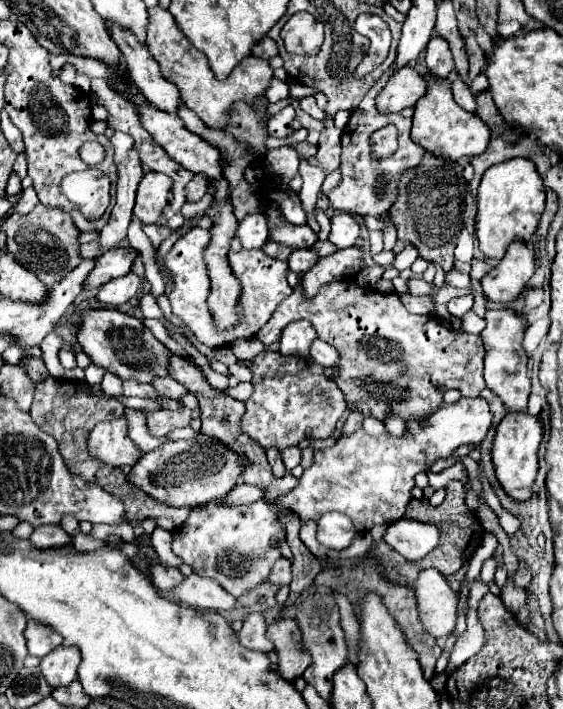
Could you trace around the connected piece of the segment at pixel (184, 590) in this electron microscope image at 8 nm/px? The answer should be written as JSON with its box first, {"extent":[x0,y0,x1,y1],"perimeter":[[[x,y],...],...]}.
{"extent":[172,574,238,610],"perimeter":[[[192,574],[178,584],[172,590],[172,598],[198,610],[232,610],[238,606],[236,598],[218,586],[218,582],[198,574]]]}

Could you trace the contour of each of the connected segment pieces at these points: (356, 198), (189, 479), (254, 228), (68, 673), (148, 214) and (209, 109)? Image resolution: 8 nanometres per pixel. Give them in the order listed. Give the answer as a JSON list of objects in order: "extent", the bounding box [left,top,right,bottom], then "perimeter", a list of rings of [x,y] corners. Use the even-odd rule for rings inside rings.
[{"extent":[328,70,424,216],"perimeter":[[[386,70],[386,74],[370,88],[370,92],[352,112],[350,122],[342,134],[342,164],[340,164],[342,184],[328,194],[328,200],[336,210],[370,216],[386,214],[398,198],[398,178],[402,176],[404,170],[418,166],[418,162],[422,160],[424,150],[416,146],[410,138],[410,120],[404,118],[402,114],[378,114],[376,110],[376,96],[386,86],[390,76],[392,72]],[[388,124],[394,124],[398,128],[398,150],[386,158],[370,158],[370,136]]]},{"extent":[128,432,248,508],"perimeter":[[[198,432],[188,440],[170,440],[144,454],[128,474],[128,482],[162,504],[194,508],[224,498],[240,482],[240,474],[248,466],[248,458]]]},{"extent":[236,214,270,248],"perimeter":[[[248,214],[238,224],[236,236],[240,238],[244,248],[260,248],[270,236],[270,228],[268,228],[266,216],[264,214]]]},{"extent":[40,646,80,686],"perimeter":[[[58,646],[50,654],[46,654],[40,662],[42,674],[50,686],[70,686],[72,680],[76,678],[76,668],[80,664],[80,650],[70,646]]]},{"extent":[134,172,172,224],"perimeter":[[[158,172],[144,174],[136,194],[134,216],[142,224],[156,224],[164,206],[168,204],[170,190],[172,190],[172,182],[170,178],[166,178],[166,174],[158,174]]]},{"extent":[146,6,272,130],"perimeter":[[[152,6],[152,8],[148,8],[148,18],[150,18],[150,26],[148,26],[146,42],[148,42],[152,56],[160,64],[162,76],[178,86],[184,104],[190,110],[194,110],[208,128],[224,130],[230,122],[230,112],[234,110],[236,102],[254,104],[254,100],[258,96],[262,98],[266,94],[270,80],[272,80],[272,68],[266,60],[250,56],[234,68],[234,72],[228,76],[228,80],[220,82],[214,78],[214,72],[210,70],[206,56],[188,42],[188,38],[176,26],[174,18],[168,14],[168,10],[164,10],[160,6]]]}]

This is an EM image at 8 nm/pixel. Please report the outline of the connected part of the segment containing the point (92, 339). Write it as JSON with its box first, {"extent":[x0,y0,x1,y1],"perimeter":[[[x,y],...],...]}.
{"extent":[78,308,172,384],"perimeter":[[[112,308],[88,310],[82,316],[78,342],[82,344],[82,350],[90,356],[92,364],[104,368],[106,372],[116,374],[122,380],[136,380],[150,384],[154,378],[168,376],[172,352],[136,316]]]}

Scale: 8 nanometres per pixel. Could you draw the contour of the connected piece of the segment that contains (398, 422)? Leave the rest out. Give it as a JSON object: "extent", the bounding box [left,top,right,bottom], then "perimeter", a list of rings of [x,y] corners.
{"extent":[384,412,406,436],"perimeter":[[[389,412],[384,422],[385,428],[394,436],[402,436],[406,429],[406,423],[400,417]]]}

